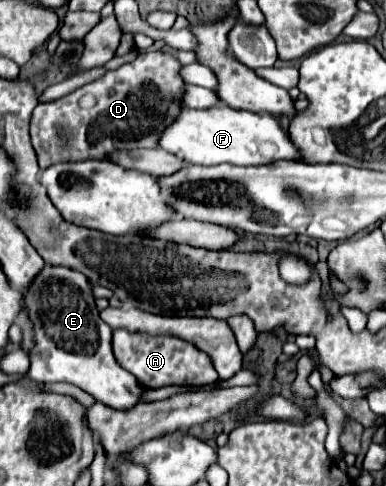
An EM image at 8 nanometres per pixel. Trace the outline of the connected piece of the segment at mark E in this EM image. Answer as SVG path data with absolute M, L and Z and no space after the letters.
M45 265L23 293L25 313L33 323L35 345L29 351L31 369L24 378L39 383L65 381L91 393L113 409L127 409L139 403L143 387L135 375L117 365L111 351L111 327L101 321L91 293L89 279L69 267Z

